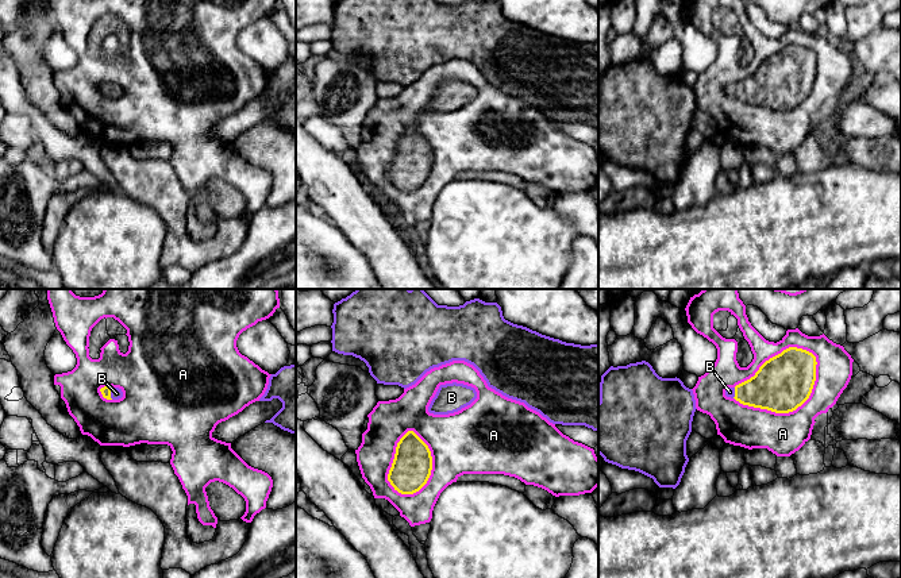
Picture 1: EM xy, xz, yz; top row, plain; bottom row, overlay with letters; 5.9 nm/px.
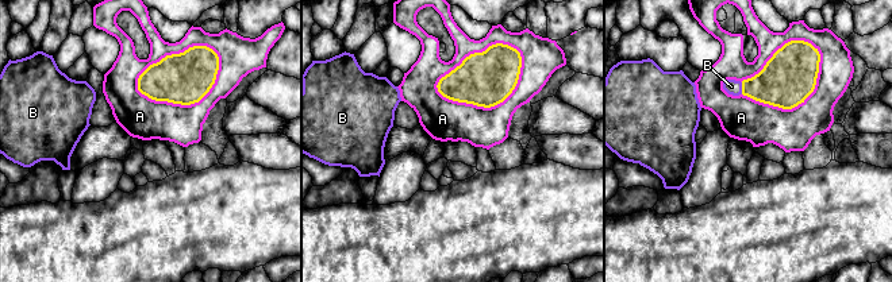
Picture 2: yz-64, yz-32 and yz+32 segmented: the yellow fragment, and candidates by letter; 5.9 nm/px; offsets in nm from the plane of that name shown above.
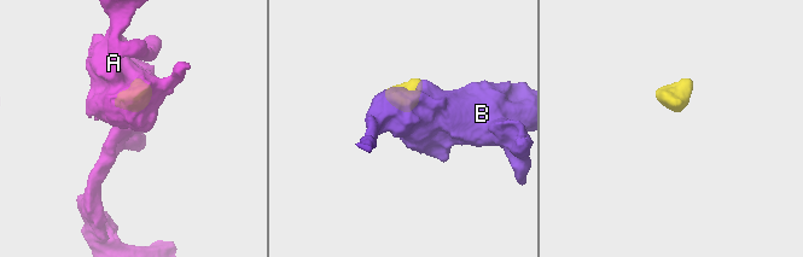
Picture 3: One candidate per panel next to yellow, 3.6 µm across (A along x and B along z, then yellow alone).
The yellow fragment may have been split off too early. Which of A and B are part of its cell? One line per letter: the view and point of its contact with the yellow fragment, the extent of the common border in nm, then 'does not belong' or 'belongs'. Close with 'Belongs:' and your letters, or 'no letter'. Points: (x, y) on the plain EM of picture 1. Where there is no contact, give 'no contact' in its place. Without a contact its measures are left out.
A: yz (790, 108) | 550 nm | does not belong
B: xy (110, 91) | 80 nm | belongs
Belongs: B

